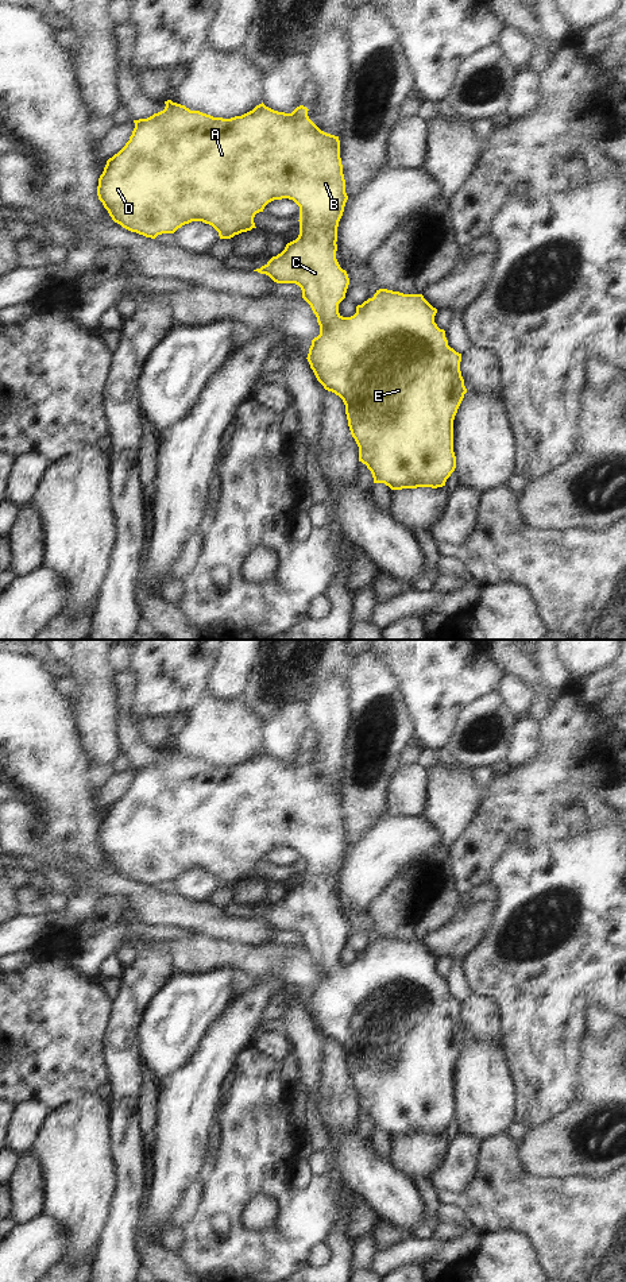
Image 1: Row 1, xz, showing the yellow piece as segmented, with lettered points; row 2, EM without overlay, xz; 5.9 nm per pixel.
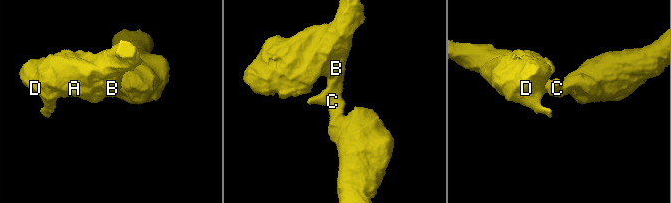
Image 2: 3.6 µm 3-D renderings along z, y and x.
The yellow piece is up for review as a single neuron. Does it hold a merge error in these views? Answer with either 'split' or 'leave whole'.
leave whole

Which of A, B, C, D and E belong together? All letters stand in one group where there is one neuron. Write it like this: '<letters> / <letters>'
A B C D E

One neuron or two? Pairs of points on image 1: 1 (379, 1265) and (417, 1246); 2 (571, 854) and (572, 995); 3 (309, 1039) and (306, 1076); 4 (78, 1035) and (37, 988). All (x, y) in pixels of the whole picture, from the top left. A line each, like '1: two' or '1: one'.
1: one
2: one
3: one
4: one

